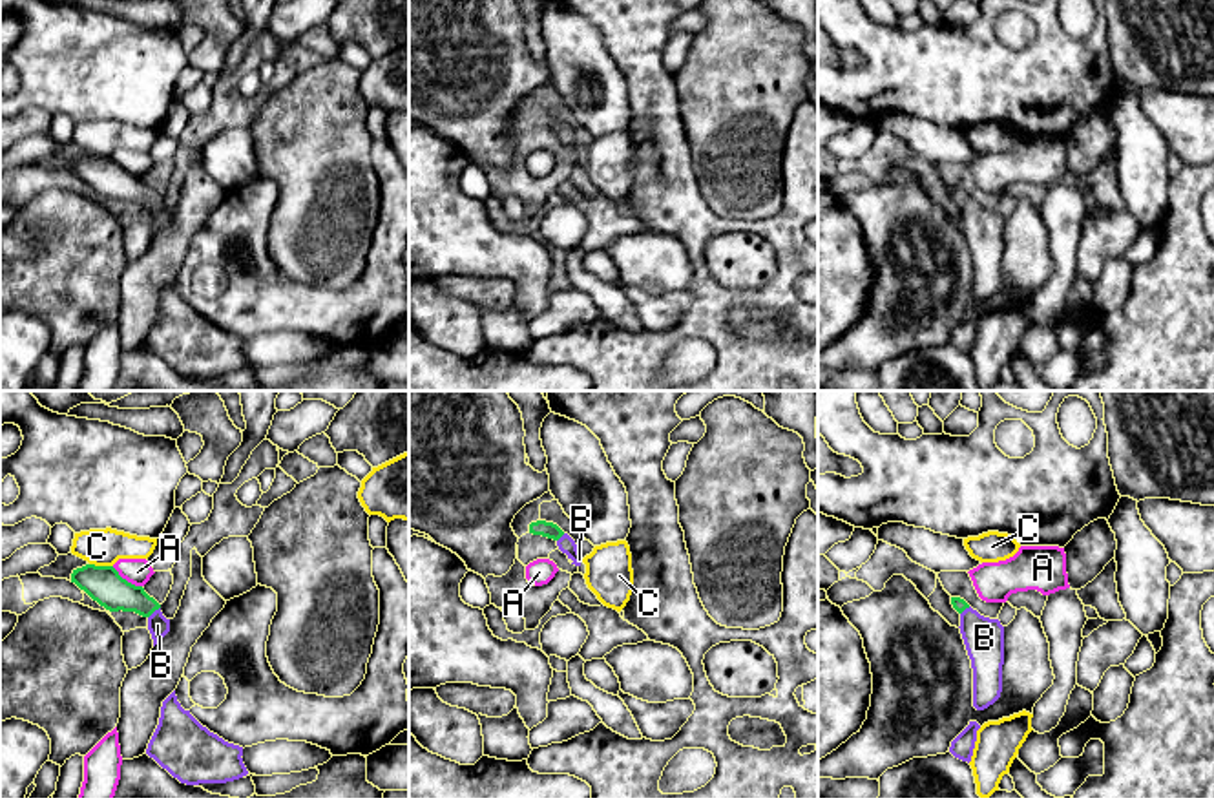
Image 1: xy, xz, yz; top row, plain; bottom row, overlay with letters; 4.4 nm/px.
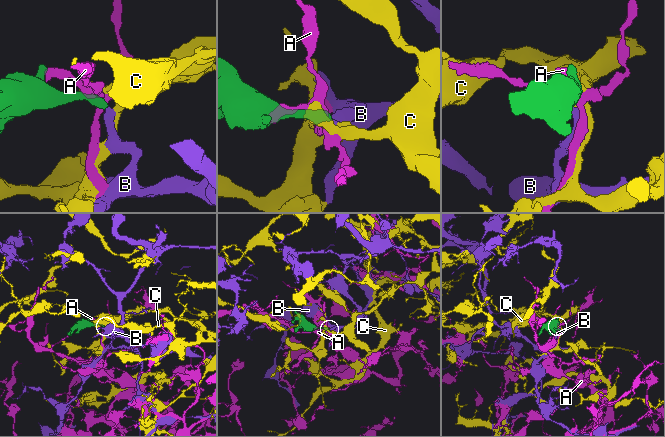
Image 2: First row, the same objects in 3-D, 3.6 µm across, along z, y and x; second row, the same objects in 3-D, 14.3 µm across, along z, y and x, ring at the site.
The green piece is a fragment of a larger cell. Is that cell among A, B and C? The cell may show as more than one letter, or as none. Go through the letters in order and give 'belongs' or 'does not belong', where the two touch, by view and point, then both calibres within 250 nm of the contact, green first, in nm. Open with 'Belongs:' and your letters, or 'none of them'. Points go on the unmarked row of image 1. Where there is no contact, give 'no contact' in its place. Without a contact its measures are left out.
Belongs: B
A: does not belong; contact xy (125, 170); calibres 160 and 120 nm
B: belongs; contact xy (154, 201); calibres 160 and 90 nm
C: does not belong; contact xy (101, 157); calibres 160 and 160 nm

